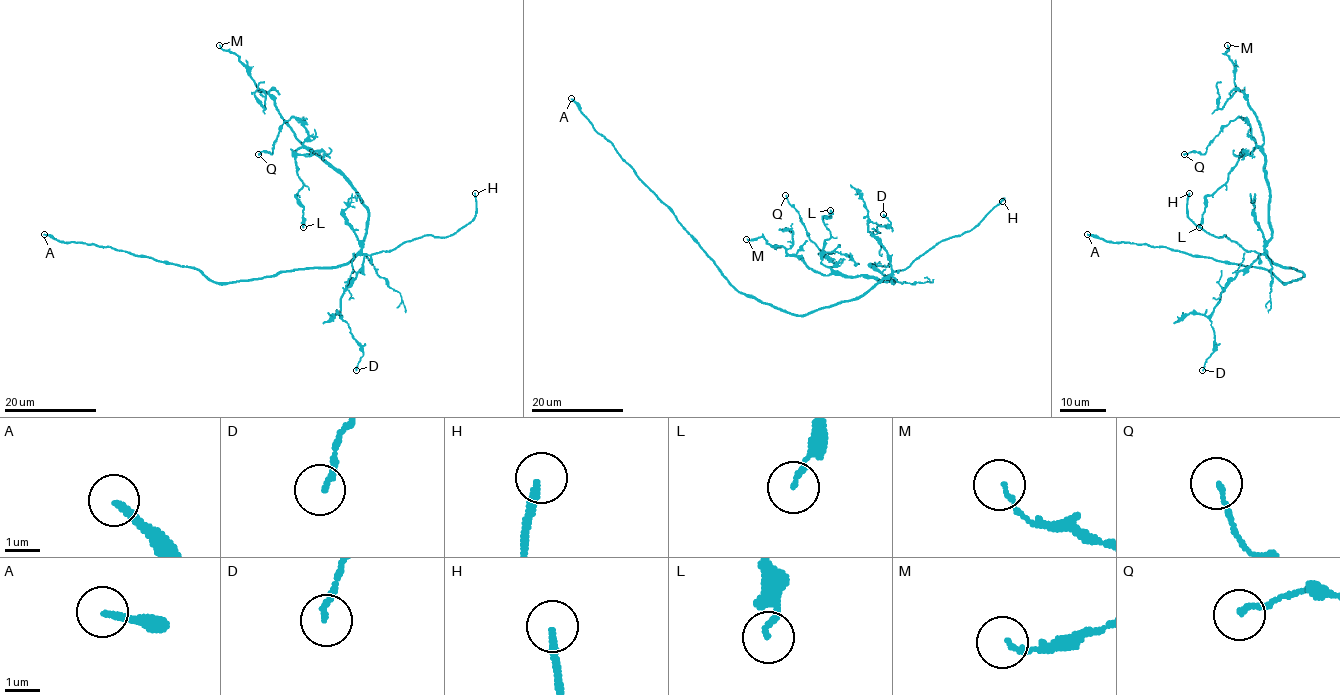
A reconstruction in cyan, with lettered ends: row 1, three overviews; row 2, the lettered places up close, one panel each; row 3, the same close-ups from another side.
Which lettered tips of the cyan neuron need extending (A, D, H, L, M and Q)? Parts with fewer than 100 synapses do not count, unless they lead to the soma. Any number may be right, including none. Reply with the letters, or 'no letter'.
A, H

